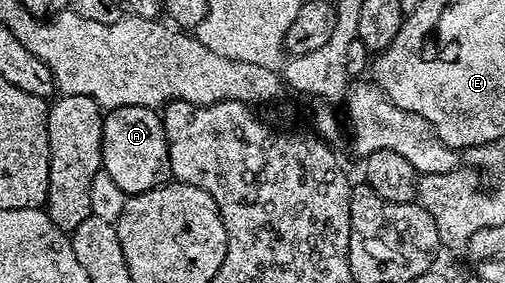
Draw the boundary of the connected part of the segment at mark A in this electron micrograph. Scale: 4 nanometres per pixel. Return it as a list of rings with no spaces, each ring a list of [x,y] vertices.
[[[125,105],[103,116],[102,169],[128,195],[159,189],[171,180],[166,132],[158,109]]]

